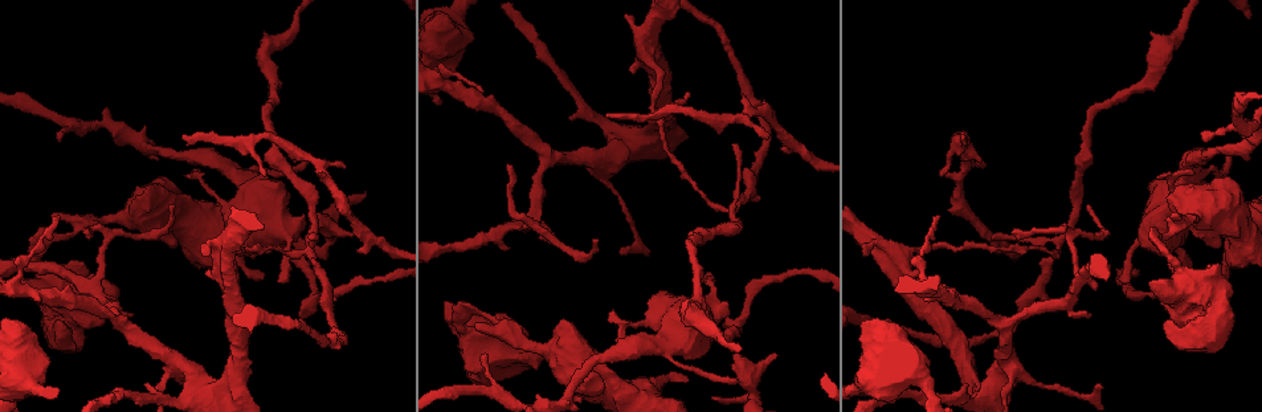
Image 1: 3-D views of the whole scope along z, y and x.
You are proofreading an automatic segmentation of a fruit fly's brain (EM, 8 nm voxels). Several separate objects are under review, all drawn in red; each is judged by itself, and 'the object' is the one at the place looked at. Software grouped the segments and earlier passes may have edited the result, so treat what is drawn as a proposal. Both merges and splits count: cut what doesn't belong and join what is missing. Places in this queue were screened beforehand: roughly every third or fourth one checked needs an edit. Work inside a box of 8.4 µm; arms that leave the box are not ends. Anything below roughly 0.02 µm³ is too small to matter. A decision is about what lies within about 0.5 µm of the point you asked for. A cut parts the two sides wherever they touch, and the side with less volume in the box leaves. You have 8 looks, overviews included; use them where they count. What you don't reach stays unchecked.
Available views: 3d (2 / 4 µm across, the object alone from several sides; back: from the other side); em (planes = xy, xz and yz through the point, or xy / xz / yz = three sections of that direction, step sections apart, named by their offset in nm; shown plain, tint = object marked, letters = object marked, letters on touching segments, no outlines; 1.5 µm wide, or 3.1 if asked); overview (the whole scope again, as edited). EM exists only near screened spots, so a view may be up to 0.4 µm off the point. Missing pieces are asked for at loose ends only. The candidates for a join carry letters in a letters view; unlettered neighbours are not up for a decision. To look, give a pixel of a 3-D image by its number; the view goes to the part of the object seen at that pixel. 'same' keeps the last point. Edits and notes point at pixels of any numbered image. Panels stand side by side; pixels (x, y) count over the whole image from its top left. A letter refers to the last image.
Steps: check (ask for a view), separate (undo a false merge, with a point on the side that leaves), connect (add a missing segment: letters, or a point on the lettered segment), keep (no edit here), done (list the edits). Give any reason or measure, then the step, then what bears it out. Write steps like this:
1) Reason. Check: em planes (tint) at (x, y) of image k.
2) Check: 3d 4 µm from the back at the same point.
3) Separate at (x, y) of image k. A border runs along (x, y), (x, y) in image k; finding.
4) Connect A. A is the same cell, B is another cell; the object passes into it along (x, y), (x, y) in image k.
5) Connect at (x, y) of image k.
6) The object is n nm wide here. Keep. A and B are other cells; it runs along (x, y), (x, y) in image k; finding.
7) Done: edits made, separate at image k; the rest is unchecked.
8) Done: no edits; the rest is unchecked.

Arms part here. Check: em xy step 8 (tint) at (726, 210) of image 1.

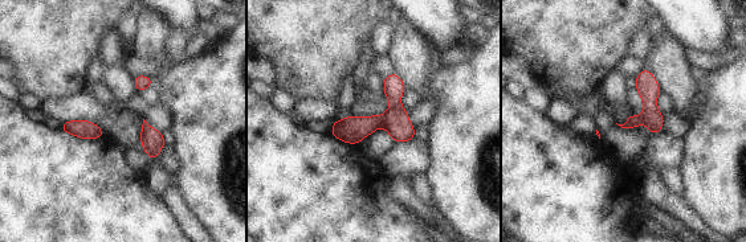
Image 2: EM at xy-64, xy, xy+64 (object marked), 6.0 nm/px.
Cut it another way. Check: em planes (letters) at the same point.

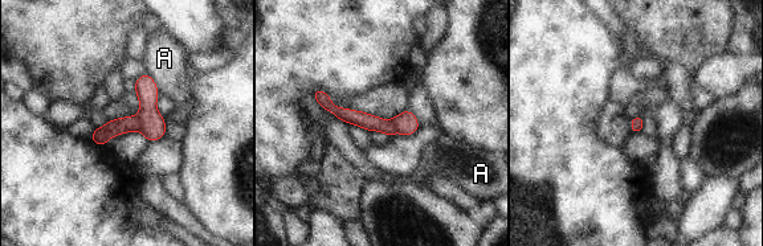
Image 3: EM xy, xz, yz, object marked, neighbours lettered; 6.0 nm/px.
Separate at (152, 126) of image 3. A is another cell; two neurons meet here.

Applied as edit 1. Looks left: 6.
Redraw. Check: overview.

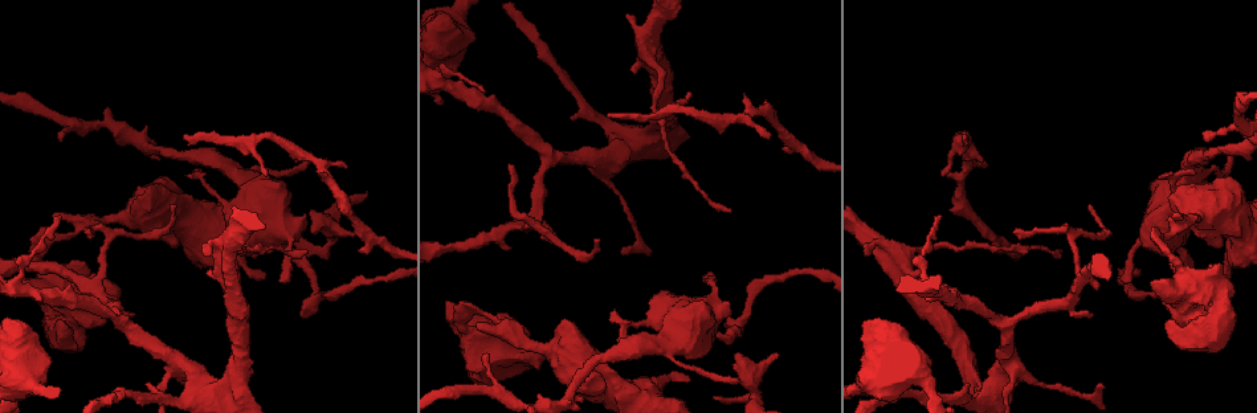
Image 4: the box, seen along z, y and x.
Thin end. Check: em planes (letters) at (1227, 158) of image 4.

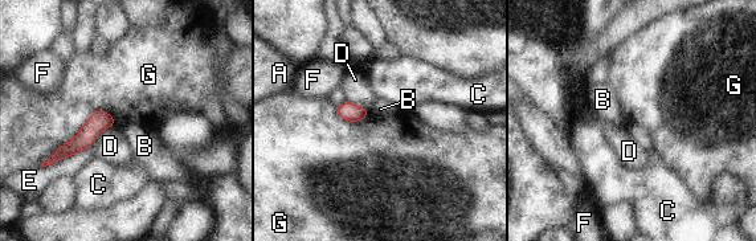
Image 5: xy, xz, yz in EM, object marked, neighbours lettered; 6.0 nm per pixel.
The object is 110 nm wide here. Keep. A, B, C, D, E, F and G are other cells; it runs along (111, 122), (99, 122), (56, 156) in image 5; no lettered segment goes on from it.

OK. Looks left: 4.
Done: edits made, separate at image 3; the rest is unchecked.

